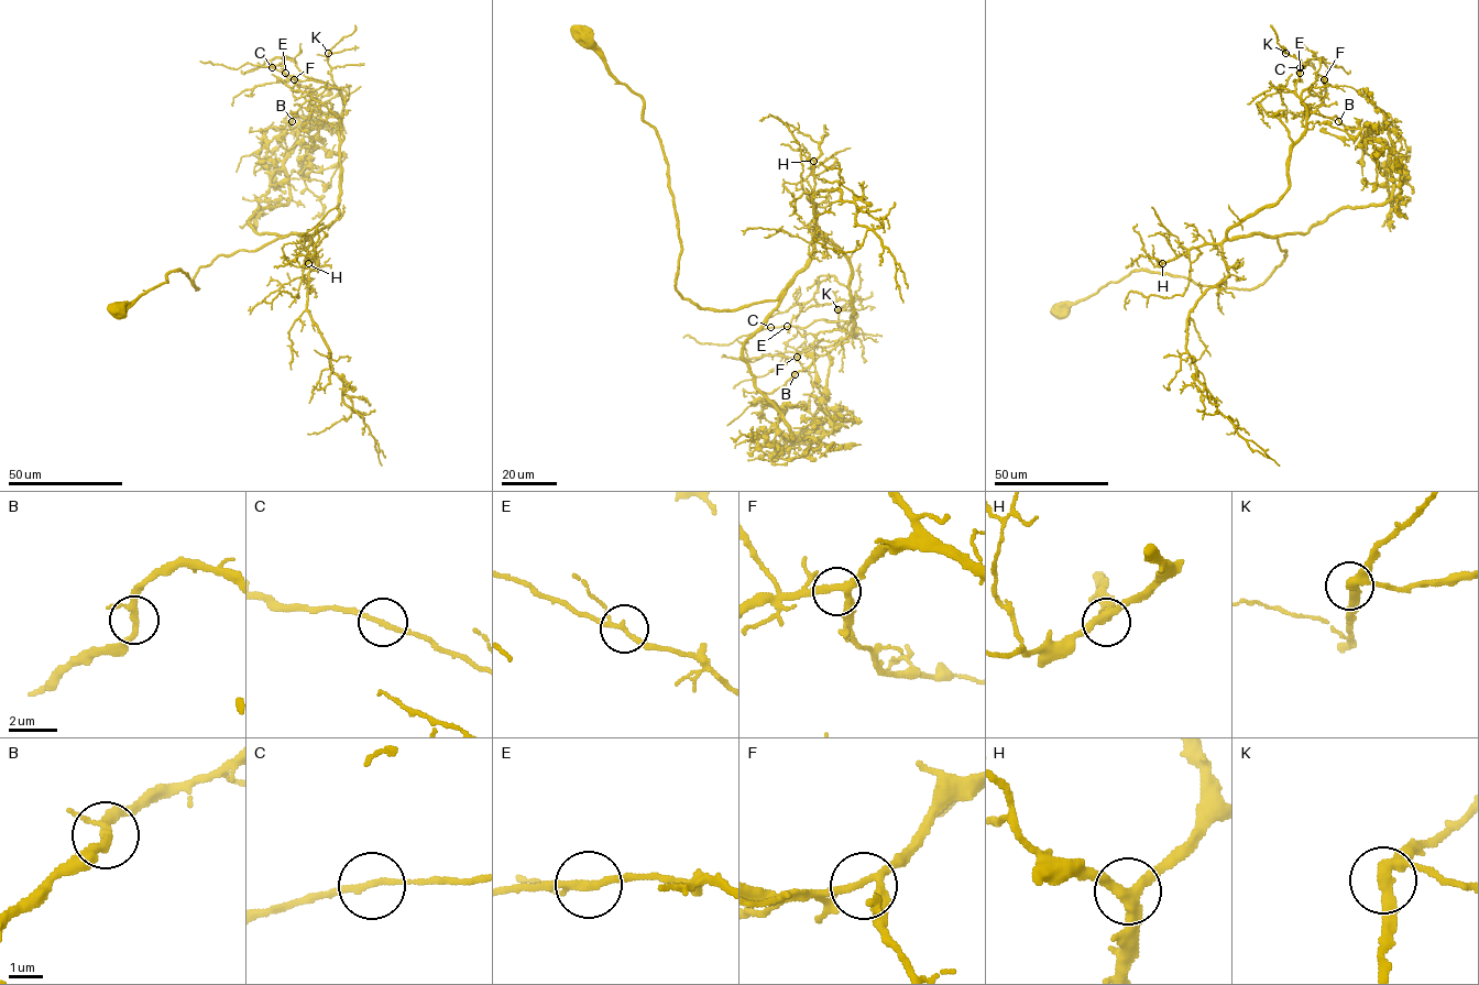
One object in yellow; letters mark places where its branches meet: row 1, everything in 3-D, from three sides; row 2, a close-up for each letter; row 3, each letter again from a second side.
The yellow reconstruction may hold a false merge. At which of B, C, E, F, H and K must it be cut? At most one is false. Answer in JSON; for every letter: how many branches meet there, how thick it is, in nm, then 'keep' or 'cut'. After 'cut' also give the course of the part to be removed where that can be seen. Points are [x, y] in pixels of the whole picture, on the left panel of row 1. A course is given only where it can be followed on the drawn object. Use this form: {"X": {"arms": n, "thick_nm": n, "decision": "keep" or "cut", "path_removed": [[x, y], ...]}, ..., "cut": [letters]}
{"B": {"arms": 3, "thick_nm": 200, "decision": "keep"}, "C": {"arms": 2, "thick_nm": 170, "decision": "keep"}, "E": {"arms": 3, "thick_nm": 170, "decision": "keep"}, "F": {"arms": 3, "thick_nm": 240, "decision": "keep"}, "H": {"arms": 3, "thick_nm": 320, "decision": "keep"}, "K": {"arms": 3, "thick_nm": 280, "decision": "keep"}, "cut": []}

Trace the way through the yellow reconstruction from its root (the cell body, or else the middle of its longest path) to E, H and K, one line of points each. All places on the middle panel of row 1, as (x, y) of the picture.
E: (584, 34), (658, 138), (682, 298), (774, 301), (818, 238), (846, 258), (856, 334), (787, 326)
H: (584, 34), (641, 98), (658, 138), (682, 298), (720, 310), (777, 298), (819, 233), (813, 161)
K: (584, 34), (658, 138), (680, 295), (774, 301), (826, 238), (851, 267), (855, 335), (839, 309)

